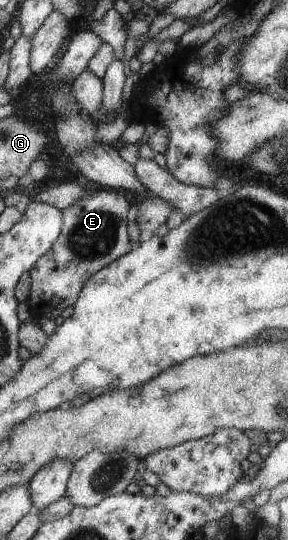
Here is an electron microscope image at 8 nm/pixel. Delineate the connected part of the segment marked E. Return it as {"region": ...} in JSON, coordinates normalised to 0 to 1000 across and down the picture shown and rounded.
{"region":[[[351,350],[299,356],[281,369],[215,389],[222,426],[181,459],[104,498],[111,520],[90,563],[115,593],[153,587],[194,594],[222,570],[257,567],[319,511],[462,463],[469,452],[451,446],[438,417],[455,380],[455,369],[427,357]]]}

